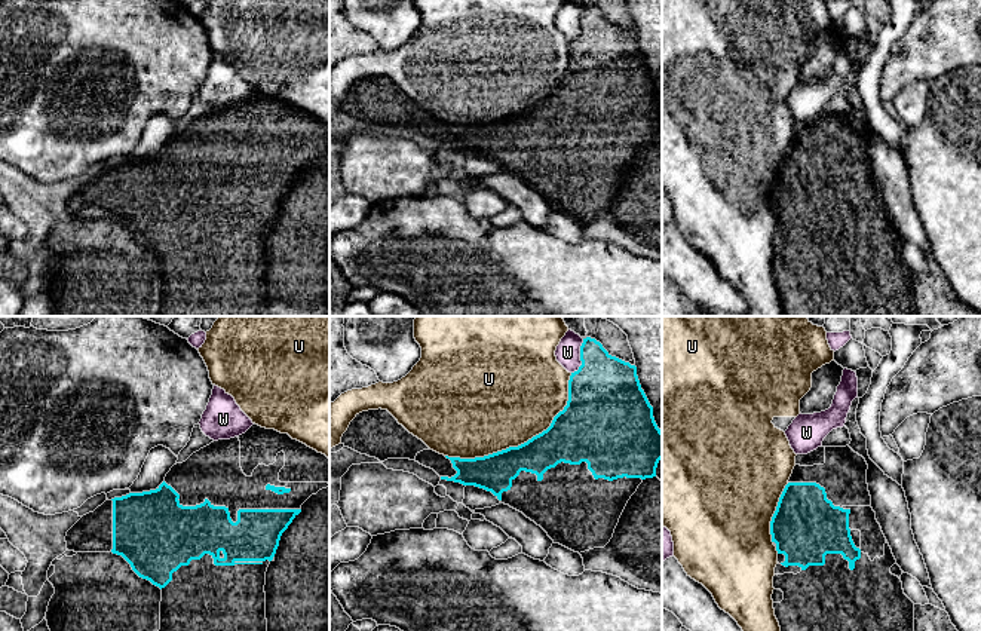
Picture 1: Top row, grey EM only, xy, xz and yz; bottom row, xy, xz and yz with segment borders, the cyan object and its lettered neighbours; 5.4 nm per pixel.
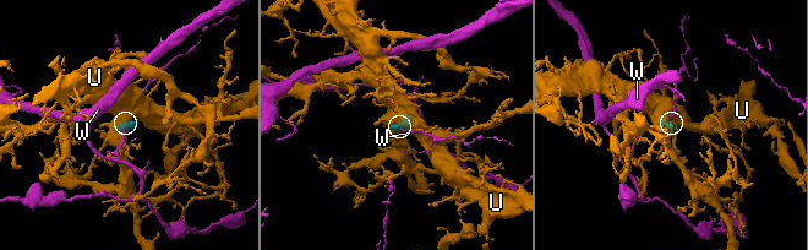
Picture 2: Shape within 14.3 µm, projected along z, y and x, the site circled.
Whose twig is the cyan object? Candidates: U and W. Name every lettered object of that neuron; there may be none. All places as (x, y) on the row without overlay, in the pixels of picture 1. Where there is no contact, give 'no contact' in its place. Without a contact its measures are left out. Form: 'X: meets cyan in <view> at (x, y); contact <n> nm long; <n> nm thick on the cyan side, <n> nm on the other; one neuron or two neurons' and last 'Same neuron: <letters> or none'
U: meets cyan in xz at (524, 110); contact 800 nm long; 260 nm thick on the cyan side, 480 nm on the other; two neurons
W: meets cyan in xz at (581, 24); contact 200 nm long; 400 nm thick on the cyan side, 130 nm on the other; two neurons
Same neuron: none

